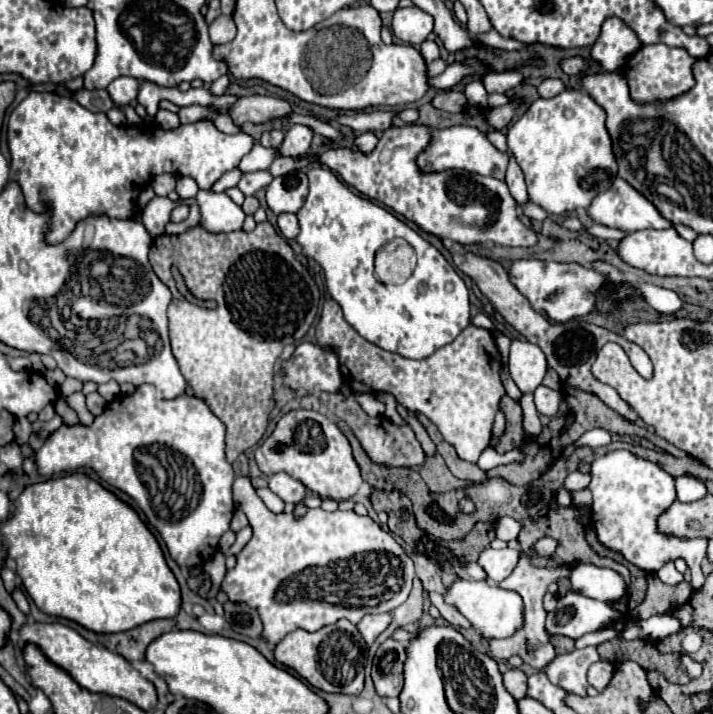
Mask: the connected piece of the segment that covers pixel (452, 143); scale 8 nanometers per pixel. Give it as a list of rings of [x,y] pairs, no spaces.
[[[452,126],[452,128],[442,128],[434,132],[434,140],[428,146],[428,150],[424,154],[420,154],[418,164],[424,170],[448,170],[448,168],[460,168],[460,170],[468,170],[468,172],[476,172],[476,174],[484,174],[484,176],[494,176],[504,180],[504,172],[506,172],[506,164],[508,164],[508,154],[498,152],[492,142],[478,130],[478,128],[470,128],[470,126]]]

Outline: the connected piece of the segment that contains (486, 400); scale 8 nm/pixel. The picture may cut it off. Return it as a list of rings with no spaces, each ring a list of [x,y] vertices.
[[[328,298],[322,306],[316,338],[318,344],[338,350],[344,384],[354,394],[364,392],[364,388],[372,388],[372,392],[388,392],[408,410],[422,412],[436,424],[444,440],[456,448],[462,460],[476,462],[480,452],[490,444],[492,420],[498,412],[500,398],[506,394],[500,378],[502,356],[492,332],[470,324],[454,342],[442,346],[432,356],[410,360],[400,354],[386,352],[356,334],[356,330],[348,326],[340,306]]]

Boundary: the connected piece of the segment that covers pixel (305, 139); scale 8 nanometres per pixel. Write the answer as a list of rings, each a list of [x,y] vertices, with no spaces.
[[[292,126],[286,136],[284,142],[278,146],[278,156],[300,156],[306,154],[310,150],[310,142],[312,142],[312,130],[306,126]]]

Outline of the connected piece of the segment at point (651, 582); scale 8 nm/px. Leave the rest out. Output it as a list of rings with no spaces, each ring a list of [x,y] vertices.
[[[648,574],[648,592],[644,602],[634,610],[634,616],[640,620],[648,620],[654,614],[666,614],[674,610],[680,600],[688,602],[692,596],[692,586],[688,582],[682,582],[678,586],[664,584],[656,574]]]

